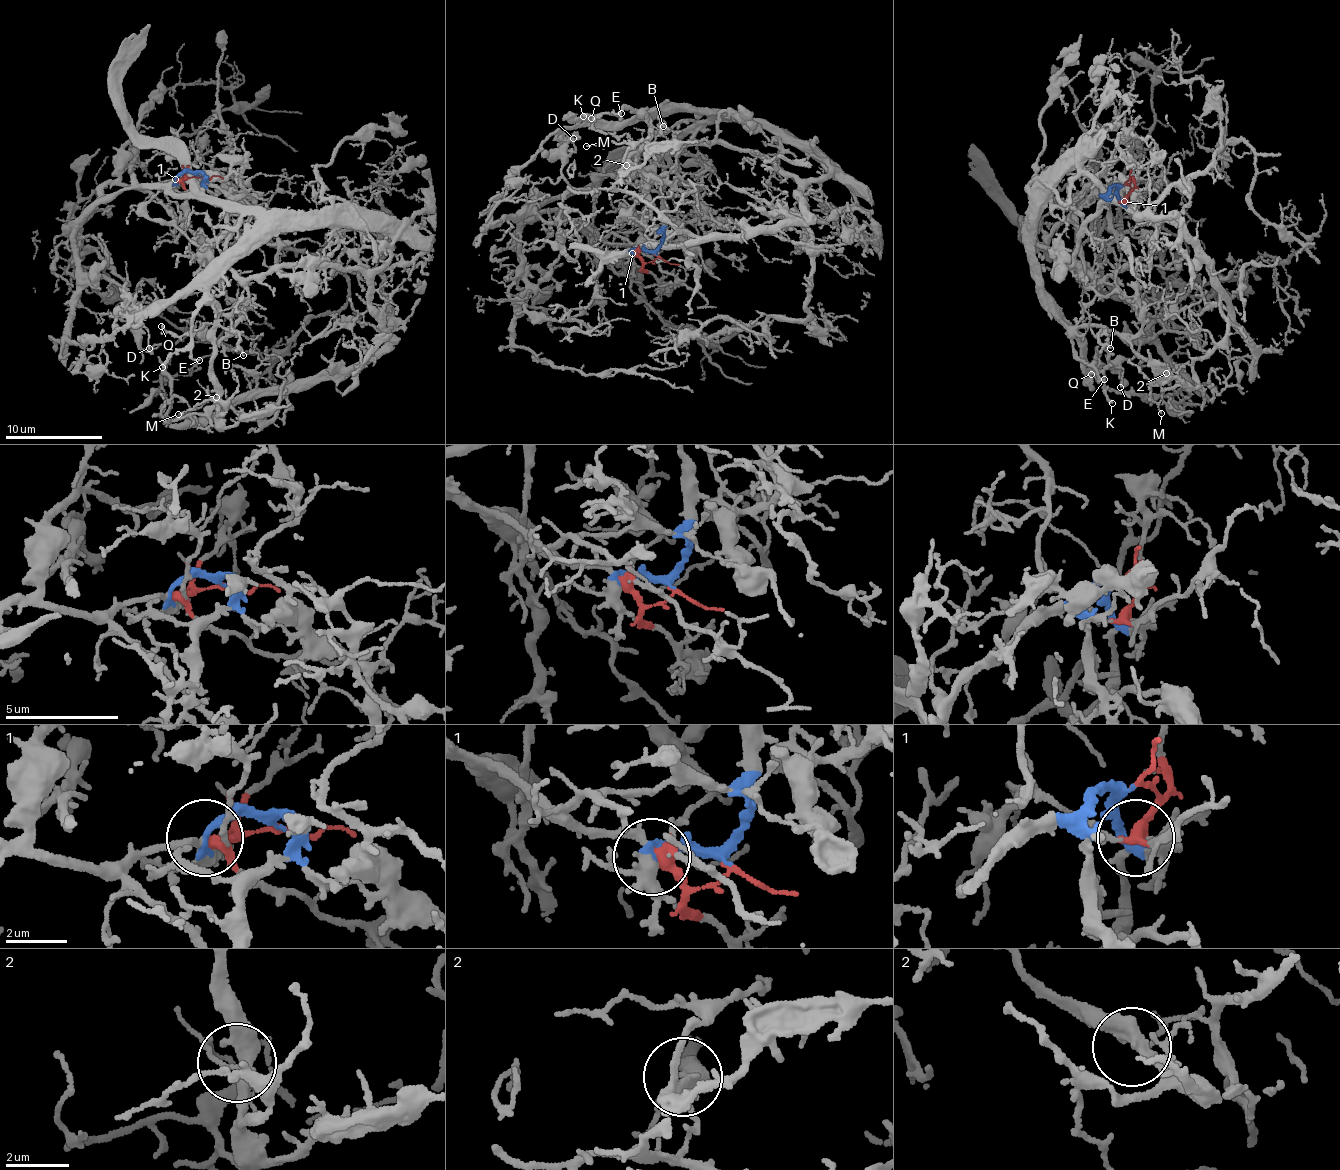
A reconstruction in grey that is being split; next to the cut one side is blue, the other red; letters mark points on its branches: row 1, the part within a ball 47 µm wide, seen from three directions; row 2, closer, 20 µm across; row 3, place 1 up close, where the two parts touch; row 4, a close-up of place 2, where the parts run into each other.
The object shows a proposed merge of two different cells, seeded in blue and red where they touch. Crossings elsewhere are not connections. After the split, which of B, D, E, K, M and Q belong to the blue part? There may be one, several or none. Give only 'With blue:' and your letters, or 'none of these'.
With blue: B, E, K, M, Q

